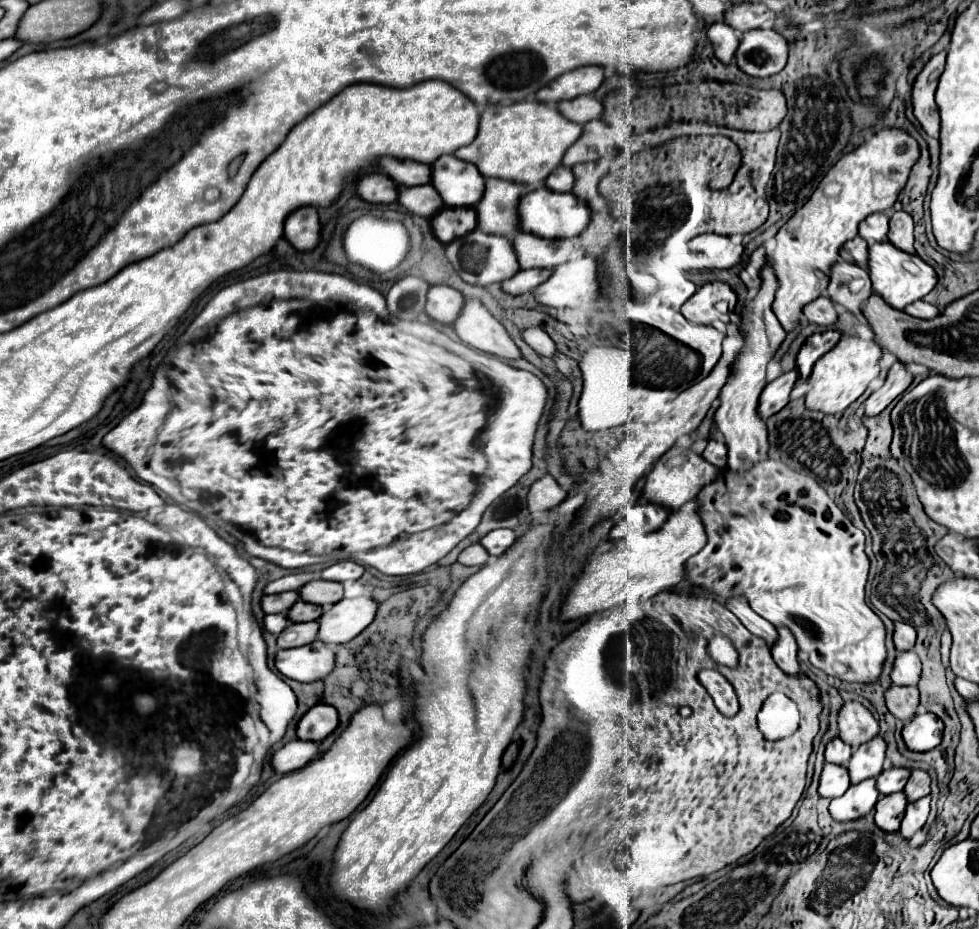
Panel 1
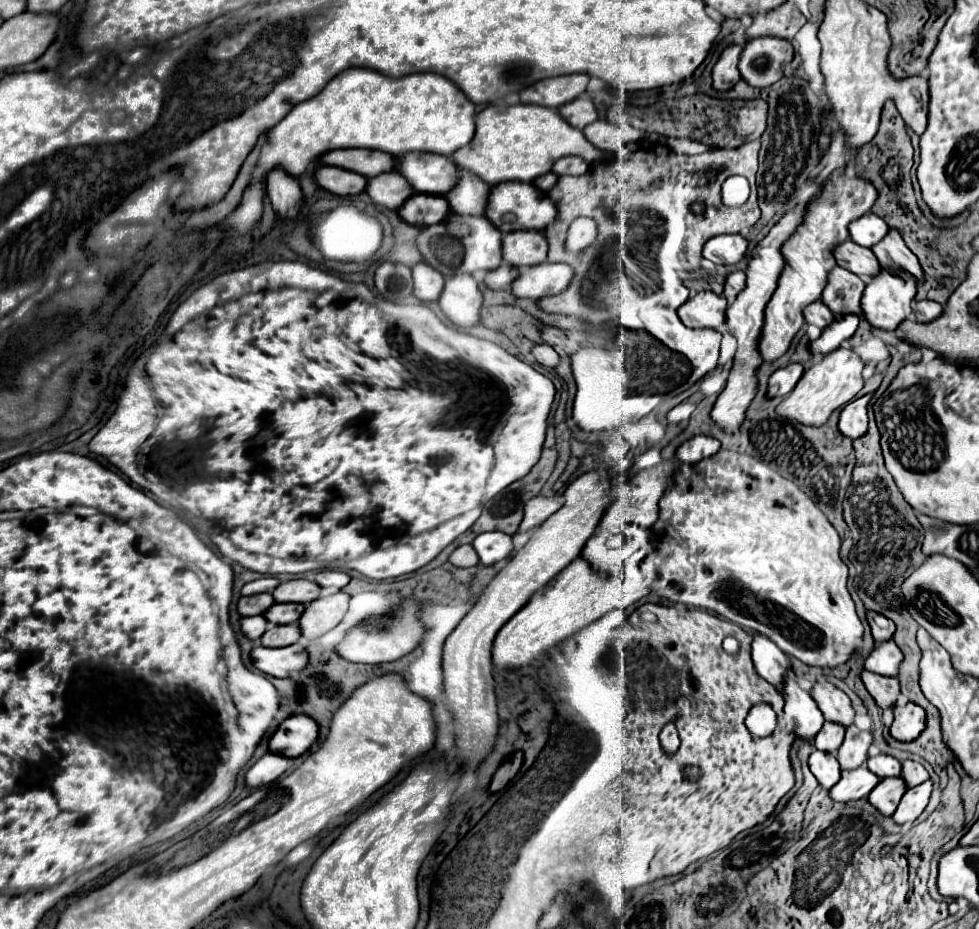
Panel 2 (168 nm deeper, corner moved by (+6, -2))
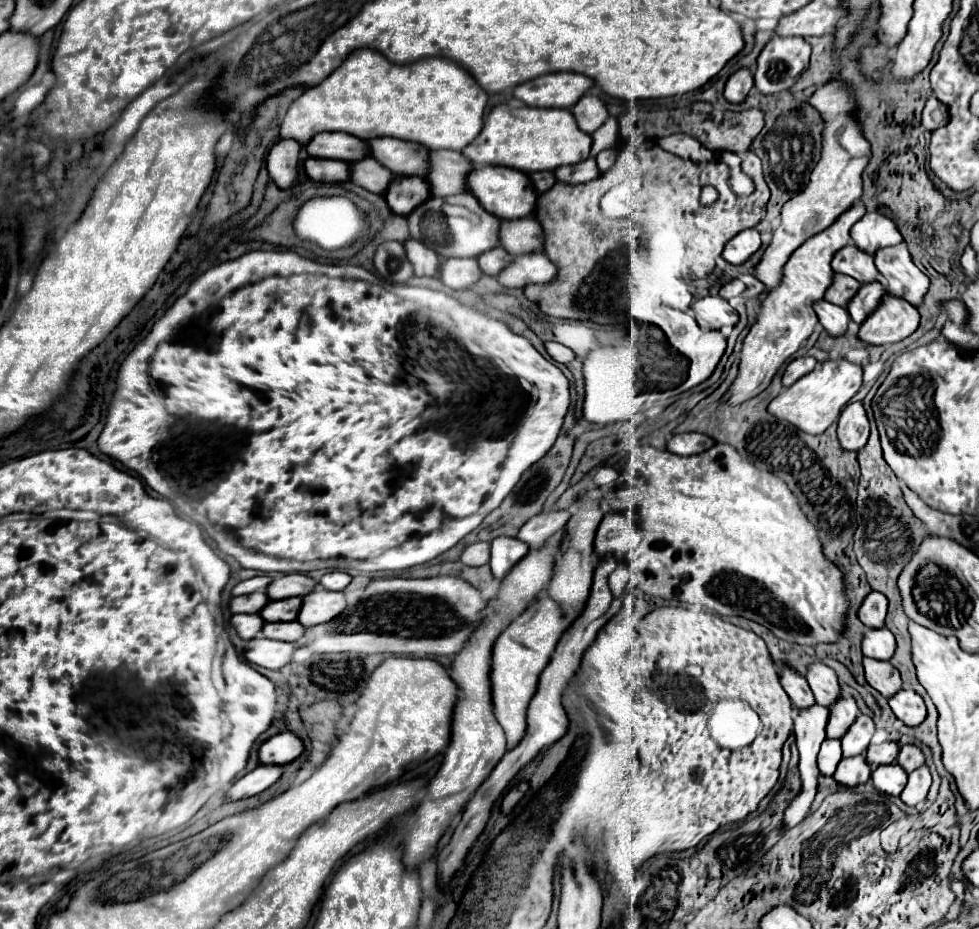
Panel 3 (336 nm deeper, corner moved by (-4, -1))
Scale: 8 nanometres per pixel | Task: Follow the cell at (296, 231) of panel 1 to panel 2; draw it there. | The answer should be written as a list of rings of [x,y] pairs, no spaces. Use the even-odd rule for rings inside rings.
[[[273,168],[267,174],[267,194],[277,214],[293,218],[301,206],[301,188],[295,176],[287,174],[283,168]]]

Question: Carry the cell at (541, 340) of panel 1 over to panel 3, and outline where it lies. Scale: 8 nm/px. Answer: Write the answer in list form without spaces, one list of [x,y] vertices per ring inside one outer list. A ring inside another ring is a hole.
[[[553,341],[545,343],[545,349],[547,349],[549,357],[553,357],[557,363],[571,363],[575,359],[575,353],[561,343],[553,343]]]

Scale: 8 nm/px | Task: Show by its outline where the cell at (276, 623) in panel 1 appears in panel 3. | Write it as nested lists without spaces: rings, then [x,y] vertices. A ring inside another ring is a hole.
[[[257,613],[255,615],[233,615],[231,625],[235,625],[241,639],[249,641],[249,639],[253,639],[253,635],[261,633],[265,621]]]

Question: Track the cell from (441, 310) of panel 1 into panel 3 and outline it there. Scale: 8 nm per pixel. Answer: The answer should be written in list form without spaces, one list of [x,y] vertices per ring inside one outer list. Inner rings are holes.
[[[409,239],[405,243],[405,251],[407,251],[409,261],[413,263],[417,277],[439,277],[441,261],[439,261],[437,253],[433,253],[433,249],[421,245],[421,241]]]

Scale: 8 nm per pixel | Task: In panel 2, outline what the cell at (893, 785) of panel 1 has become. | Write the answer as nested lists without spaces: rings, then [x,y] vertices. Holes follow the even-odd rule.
[[[879,754],[879,756],[869,756],[867,758],[867,766],[873,774],[877,774],[879,778],[887,778],[887,776],[899,776],[901,774],[901,764],[899,760],[895,760],[893,756],[887,754]]]

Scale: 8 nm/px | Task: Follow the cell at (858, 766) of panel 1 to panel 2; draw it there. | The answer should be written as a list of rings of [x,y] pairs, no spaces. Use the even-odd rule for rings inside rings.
[[[855,724],[847,726],[843,746],[839,746],[839,750],[837,750],[837,760],[839,760],[841,768],[845,768],[845,770],[859,768],[867,760],[867,748],[871,746],[871,742],[873,742],[871,732],[859,730]]]

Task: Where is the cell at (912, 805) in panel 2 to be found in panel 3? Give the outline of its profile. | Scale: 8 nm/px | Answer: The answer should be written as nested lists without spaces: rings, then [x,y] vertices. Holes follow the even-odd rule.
[[[925,767],[909,773],[909,783],[905,787],[905,791],[901,793],[901,801],[909,807],[915,807],[919,803],[923,803],[927,799],[927,793],[929,793],[929,787],[931,787],[931,773]]]

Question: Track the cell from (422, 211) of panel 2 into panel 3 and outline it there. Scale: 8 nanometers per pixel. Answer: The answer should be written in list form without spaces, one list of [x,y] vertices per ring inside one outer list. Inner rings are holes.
[[[395,177],[393,185],[389,185],[389,193],[385,195],[389,207],[397,215],[411,213],[429,197],[431,197],[429,183],[421,177]]]

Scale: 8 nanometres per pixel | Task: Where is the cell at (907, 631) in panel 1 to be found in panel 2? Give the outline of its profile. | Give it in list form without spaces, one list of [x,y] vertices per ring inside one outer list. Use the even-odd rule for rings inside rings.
[[[867,612],[867,622],[869,622],[871,634],[873,634],[873,638],[875,638],[877,642],[893,638],[895,624],[893,624],[889,618],[885,618],[883,614],[879,614],[879,612]]]

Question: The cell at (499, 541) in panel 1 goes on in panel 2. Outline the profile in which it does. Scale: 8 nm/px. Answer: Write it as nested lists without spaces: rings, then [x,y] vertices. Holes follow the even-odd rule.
[[[485,532],[473,540],[473,548],[477,550],[483,566],[493,566],[499,560],[511,556],[513,542],[511,536],[503,532]]]

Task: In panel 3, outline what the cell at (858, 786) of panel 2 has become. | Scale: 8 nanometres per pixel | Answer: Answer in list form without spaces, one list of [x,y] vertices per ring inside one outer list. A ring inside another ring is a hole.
[[[849,757],[849,759],[841,759],[841,765],[837,767],[837,773],[833,775],[833,779],[845,787],[857,787],[863,785],[871,779],[873,769],[867,763],[867,757]]]

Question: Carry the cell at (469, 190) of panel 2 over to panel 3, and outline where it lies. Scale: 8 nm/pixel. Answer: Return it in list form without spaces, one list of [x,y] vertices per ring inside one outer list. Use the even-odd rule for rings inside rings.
[[[431,151],[431,173],[427,177],[431,193],[435,197],[449,197],[469,193],[467,177],[473,171],[473,163],[459,151]]]

